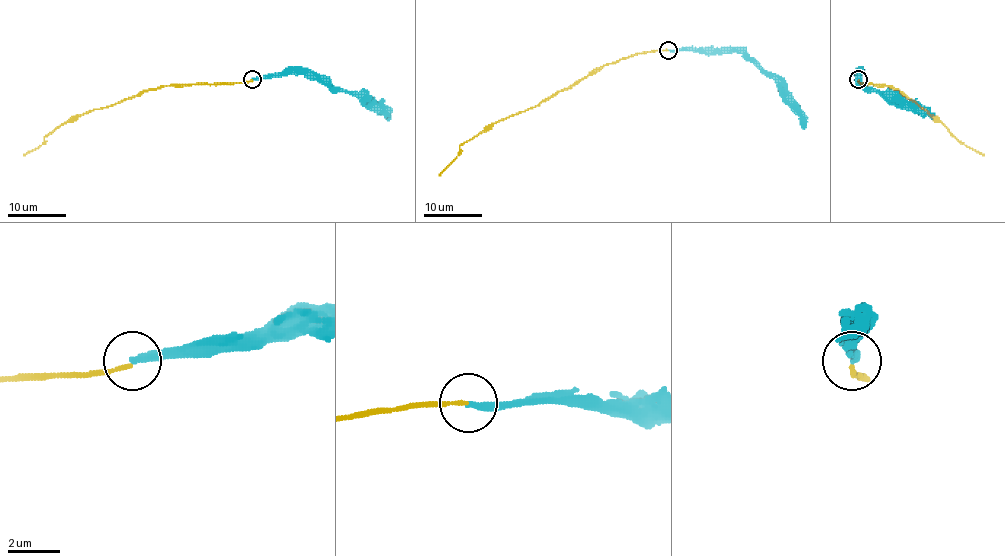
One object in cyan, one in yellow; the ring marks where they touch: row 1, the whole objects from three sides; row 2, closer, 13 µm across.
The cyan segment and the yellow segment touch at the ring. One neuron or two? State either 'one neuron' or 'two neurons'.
two neurons

